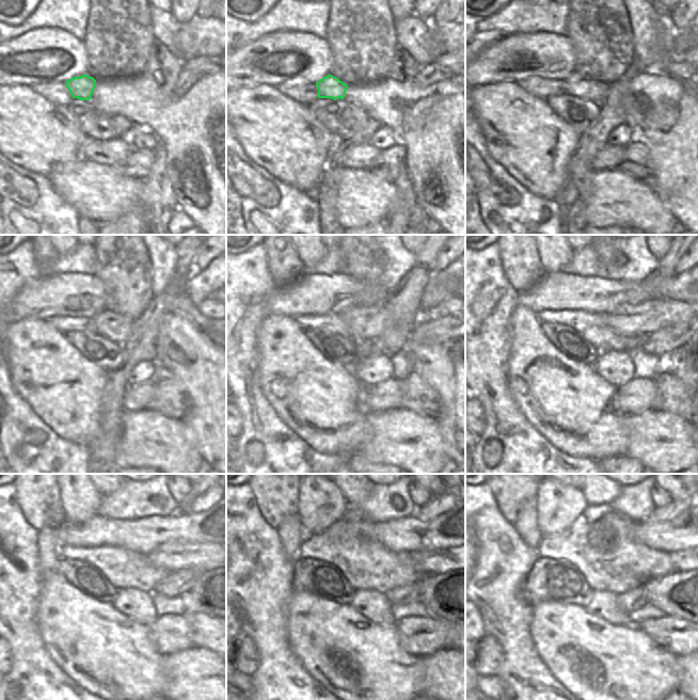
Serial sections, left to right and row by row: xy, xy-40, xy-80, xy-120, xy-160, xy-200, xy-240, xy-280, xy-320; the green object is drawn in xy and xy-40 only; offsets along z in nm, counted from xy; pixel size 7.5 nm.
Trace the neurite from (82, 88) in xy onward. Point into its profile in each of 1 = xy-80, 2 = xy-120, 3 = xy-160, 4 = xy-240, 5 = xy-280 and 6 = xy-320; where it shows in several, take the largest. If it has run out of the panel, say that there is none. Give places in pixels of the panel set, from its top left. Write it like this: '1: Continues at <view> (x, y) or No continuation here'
1: Continues at xy-80 (577, 85)
2: Continues at xy-120 (114, 327)
3: Continues at xy-160 (366, 322)
4: Continues at xy-240 (203, 556)
5: Continues at xy-280 (426, 561)
6: Continues at xy-320 (682, 560).

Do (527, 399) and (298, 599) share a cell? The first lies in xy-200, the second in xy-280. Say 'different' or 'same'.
same

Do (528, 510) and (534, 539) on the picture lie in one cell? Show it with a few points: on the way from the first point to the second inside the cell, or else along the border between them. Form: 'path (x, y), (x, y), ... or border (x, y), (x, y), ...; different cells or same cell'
path (528, 518), (528, 531); same cell

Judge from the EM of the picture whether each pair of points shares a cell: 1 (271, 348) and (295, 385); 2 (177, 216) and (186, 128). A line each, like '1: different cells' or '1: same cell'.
1: same cell
2: different cells

